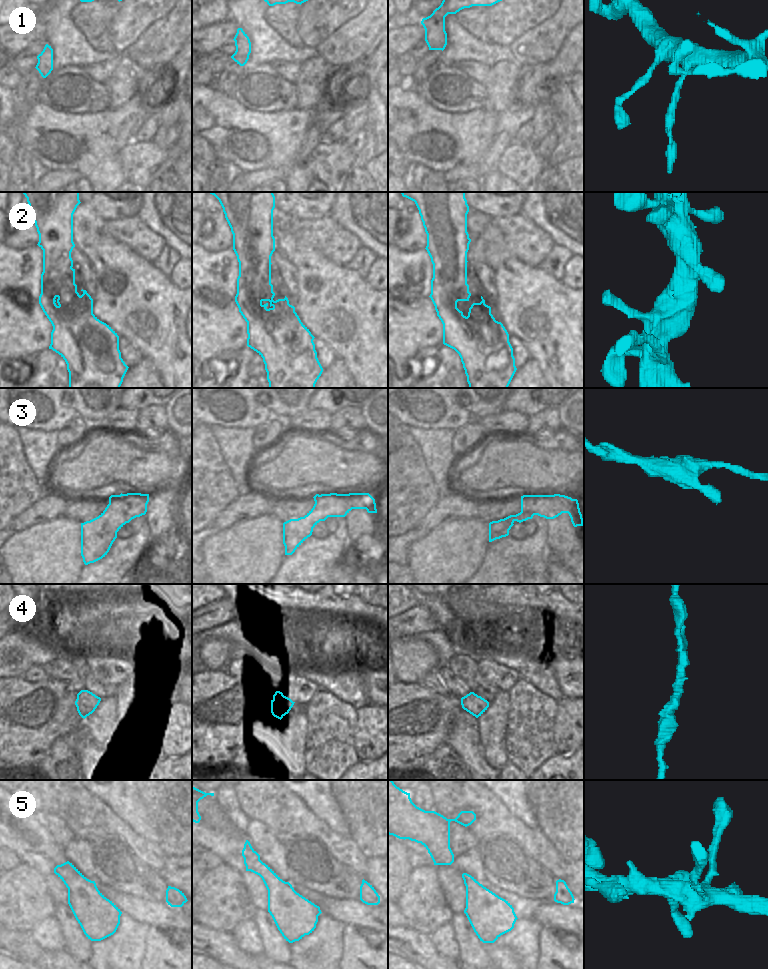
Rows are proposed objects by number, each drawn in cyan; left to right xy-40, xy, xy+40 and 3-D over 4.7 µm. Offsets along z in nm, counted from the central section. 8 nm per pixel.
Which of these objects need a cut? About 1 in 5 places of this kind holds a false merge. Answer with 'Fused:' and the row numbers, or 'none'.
Fused: 1

